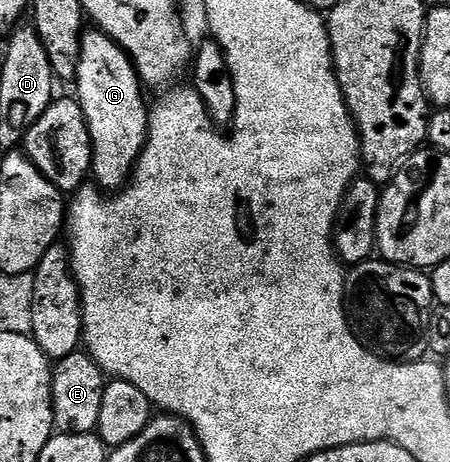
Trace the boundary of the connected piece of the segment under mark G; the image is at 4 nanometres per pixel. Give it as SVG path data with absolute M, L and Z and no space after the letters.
M94 27L83 32L80 67L76 78L76 100L82 106L92 143L92 177L103 190L117 191L129 181L134 164L146 146L150 128L148 104L142 98L144 86L134 70L129 54L107 33Z

